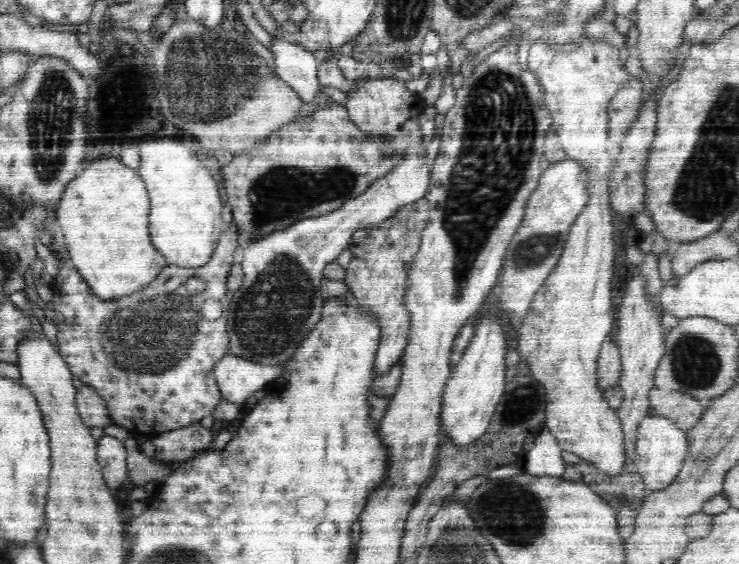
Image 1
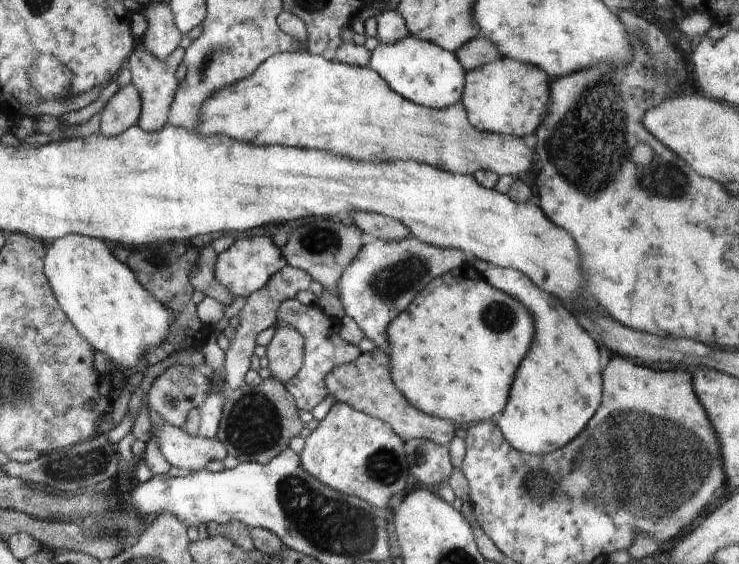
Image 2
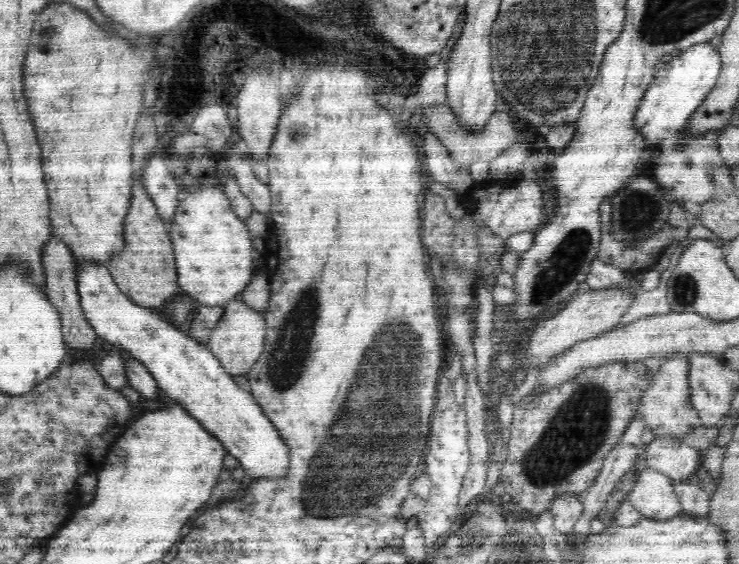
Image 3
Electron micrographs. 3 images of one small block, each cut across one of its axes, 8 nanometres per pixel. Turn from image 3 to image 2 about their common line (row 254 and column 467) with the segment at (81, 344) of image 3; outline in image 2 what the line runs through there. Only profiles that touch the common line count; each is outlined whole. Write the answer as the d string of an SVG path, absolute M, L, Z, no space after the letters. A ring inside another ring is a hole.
M480 34L463 44L455 55L466 73L502 57L496 45Z

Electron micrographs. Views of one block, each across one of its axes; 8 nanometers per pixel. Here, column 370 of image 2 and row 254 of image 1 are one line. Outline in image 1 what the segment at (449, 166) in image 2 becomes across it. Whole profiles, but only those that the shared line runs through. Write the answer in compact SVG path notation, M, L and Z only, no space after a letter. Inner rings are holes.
M102 158L92 164L87 163L76 178L66 185L55 208L56 227L64 238L71 267L76 268L96 296L112 300L131 295L147 287L169 265L150 242L149 216L150 198L142 178L136 170L128 168L118 158Z

